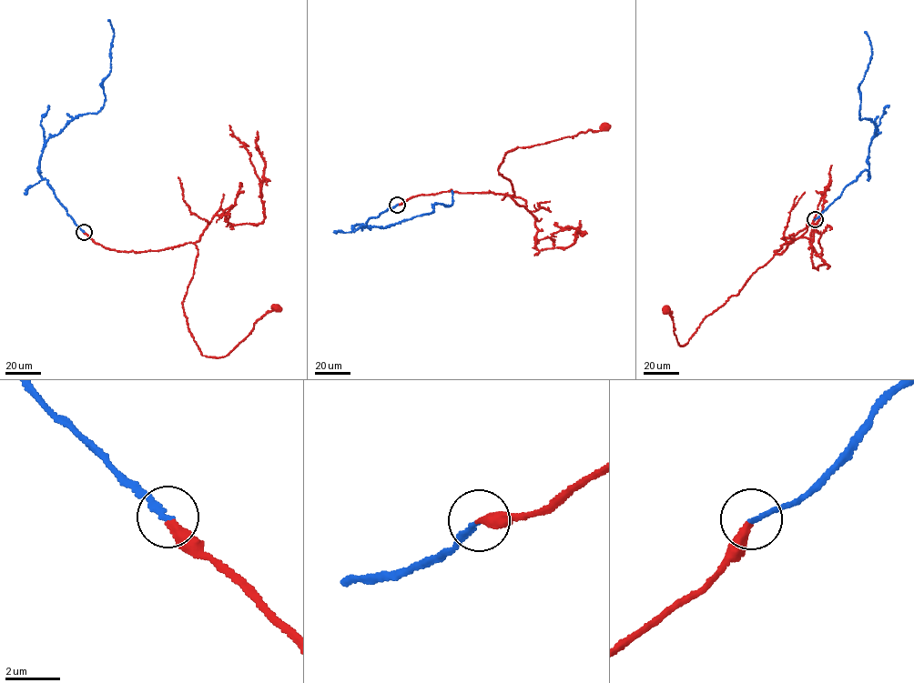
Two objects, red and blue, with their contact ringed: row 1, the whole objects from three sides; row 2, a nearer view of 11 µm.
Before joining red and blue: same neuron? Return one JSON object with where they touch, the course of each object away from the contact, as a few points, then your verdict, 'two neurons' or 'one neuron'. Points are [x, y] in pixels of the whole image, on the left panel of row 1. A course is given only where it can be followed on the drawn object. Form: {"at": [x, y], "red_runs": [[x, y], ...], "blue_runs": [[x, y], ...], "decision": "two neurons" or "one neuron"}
{"at": [84, 232], "red_runs": [[84, 232], [120, 251], [195, 244], [198, 255], [182, 303], [203, 355], [226, 356], [277, 308]], "blue_runs": [[84, 232], [40, 175], [39, 157], [49, 138], [104, 105], [114, 35], [108, 20]], "decision": "one neuron"}

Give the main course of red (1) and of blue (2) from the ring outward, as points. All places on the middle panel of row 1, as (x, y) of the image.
1: (397, 205), (419, 195), (446, 191), (512, 195), (514, 192), (511, 181), (498, 169), (505, 153), (604, 127)
2: (397, 205), (370, 217), (354, 232), (356, 224), (383, 227), (433, 212), (434, 204), (450, 205), (452, 190)

